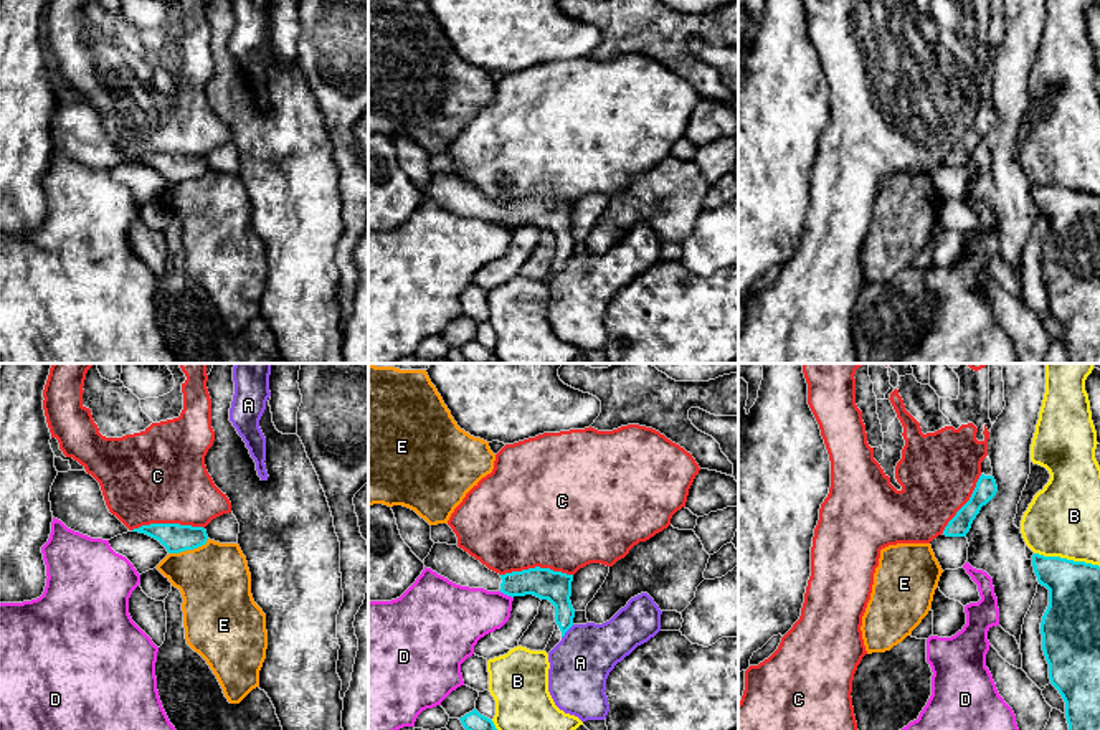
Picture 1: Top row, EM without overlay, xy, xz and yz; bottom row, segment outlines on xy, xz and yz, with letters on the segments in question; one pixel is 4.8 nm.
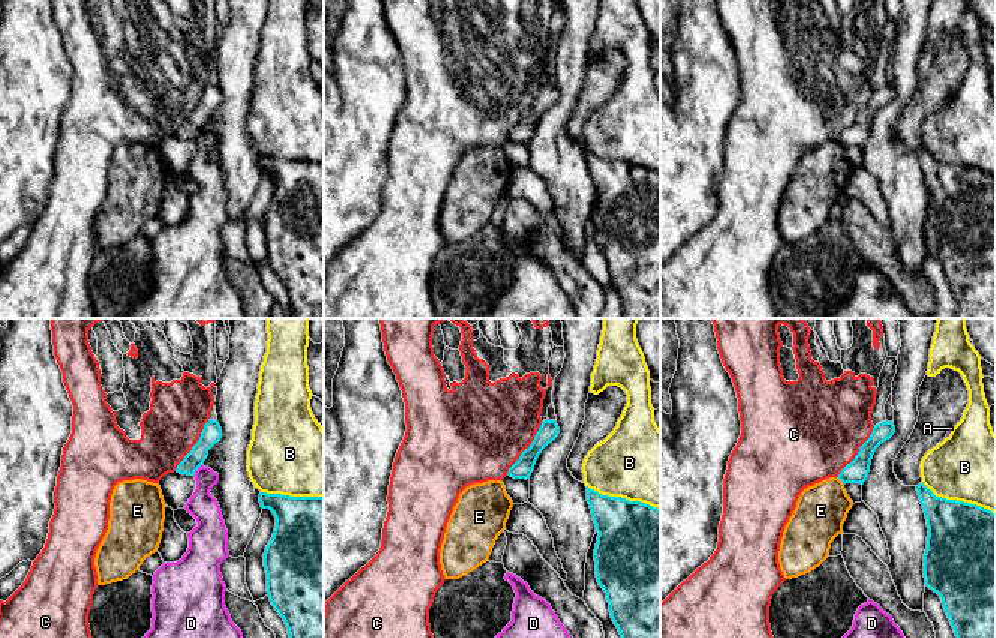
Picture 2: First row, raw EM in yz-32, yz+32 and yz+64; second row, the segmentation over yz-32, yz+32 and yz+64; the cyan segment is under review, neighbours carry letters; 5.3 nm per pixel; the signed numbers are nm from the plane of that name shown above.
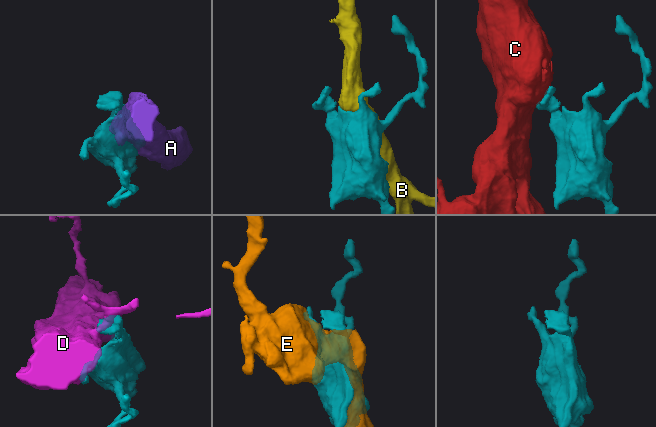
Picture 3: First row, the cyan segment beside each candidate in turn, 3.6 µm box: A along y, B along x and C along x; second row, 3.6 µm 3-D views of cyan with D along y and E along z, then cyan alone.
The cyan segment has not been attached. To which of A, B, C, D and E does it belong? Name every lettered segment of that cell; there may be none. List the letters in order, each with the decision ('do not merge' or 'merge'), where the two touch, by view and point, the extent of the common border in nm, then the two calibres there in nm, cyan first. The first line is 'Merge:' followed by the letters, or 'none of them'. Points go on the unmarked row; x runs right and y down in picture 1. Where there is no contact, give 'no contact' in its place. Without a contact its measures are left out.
Merge: none of them
A: do not merge; meets cyan in xz at (567, 260); contact 90 nm long; 150 nm thick on the cyan side, 300 nm on the other
B: do not merge; meets cyan in yz at (1066, 189); contact 320 nm long; 260 nm thick on the cyan side, 360 nm on the other
C: do not merge; meets cyan in xy at (167, 154); contact 360 nm long; 140 nm thick on the cyan side, 460 nm on the other
D: do not merge; meets cyan in xz at (506, 223); contact 80 nm long; 150 nm thick on the cyan side, 280 nm on the other
E: do not merge; meets cyan in xy at (189, 179); contact 220 nm long; 140 nm thick on the cyan side, 340 nm on the other

